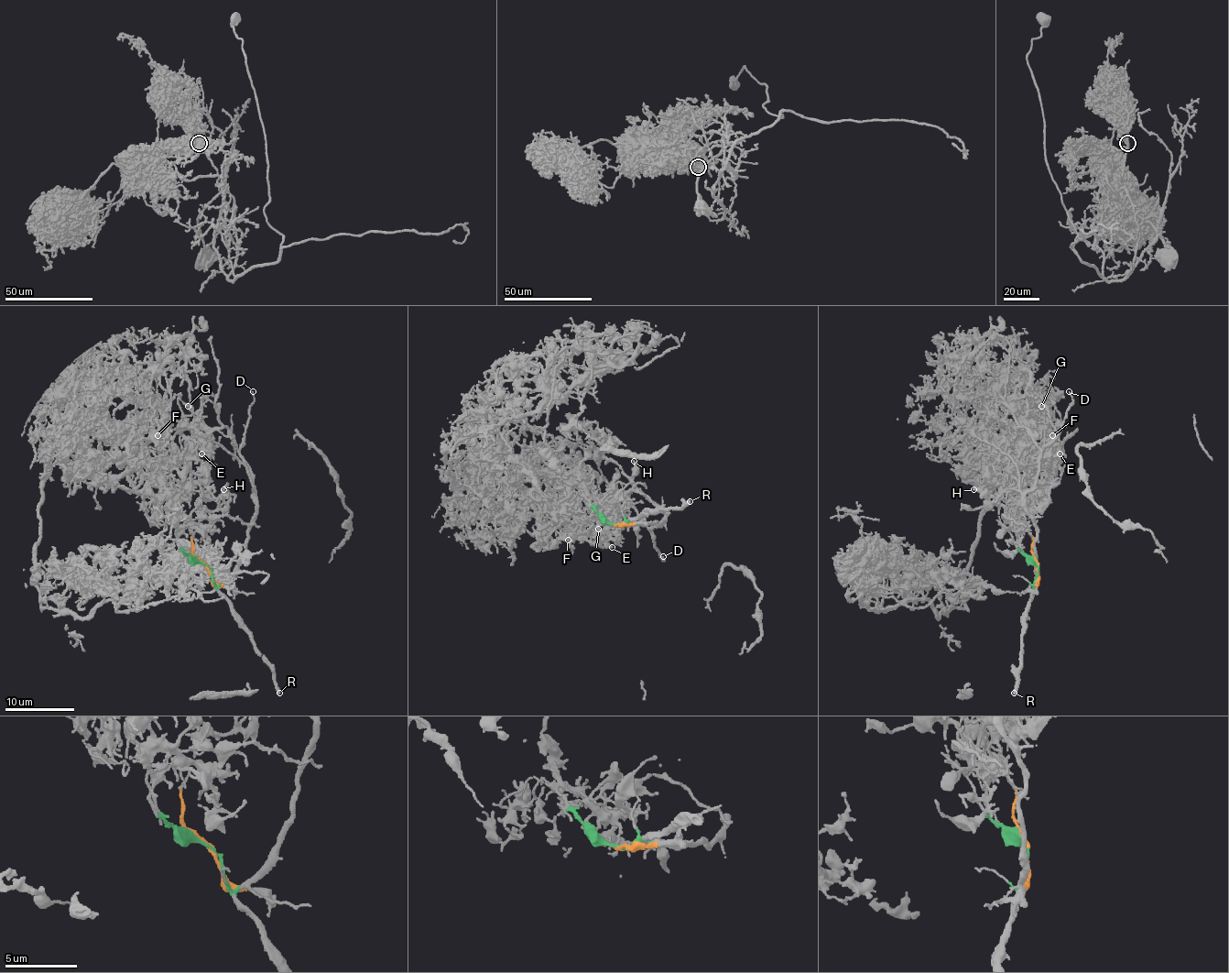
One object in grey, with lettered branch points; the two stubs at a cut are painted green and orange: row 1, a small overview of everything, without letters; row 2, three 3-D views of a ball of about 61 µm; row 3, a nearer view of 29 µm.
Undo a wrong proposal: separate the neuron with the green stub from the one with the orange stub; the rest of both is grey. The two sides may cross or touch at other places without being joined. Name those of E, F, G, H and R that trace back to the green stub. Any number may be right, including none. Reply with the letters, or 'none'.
R

